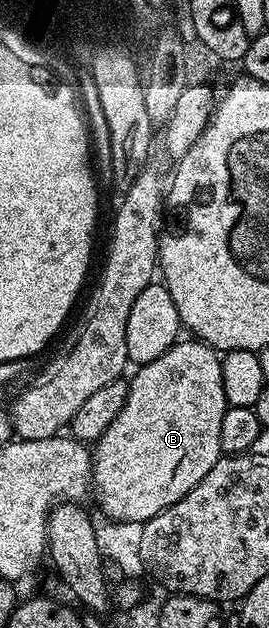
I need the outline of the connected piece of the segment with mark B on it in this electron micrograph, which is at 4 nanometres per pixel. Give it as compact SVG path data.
M176 341L168 351L161 353L161 357L157 357L157 361L142 364L136 370L139 372L133 377L130 376L125 409L121 409L121 413L117 413L117 421L113 421L113 425L109 425L109 429L105 429L103 436L95 440L93 444L93 454L91 456L93 499L95 495L100 509L107 514L105 516L108 520L117 523L135 522L144 524L148 519L157 517L157 513L161 513L165 509L169 509L169 505L181 501L181 497L185 497L185 493L189 493L189 489L196 487L201 481L201 477L205 477L205 473L209 473L209 469L213 469L215 462L221 458L221 417L225 417L228 409L225 401L225 385L221 385L221 365L223 361L220 352L209 346L208 343L202 341L183 342Z

